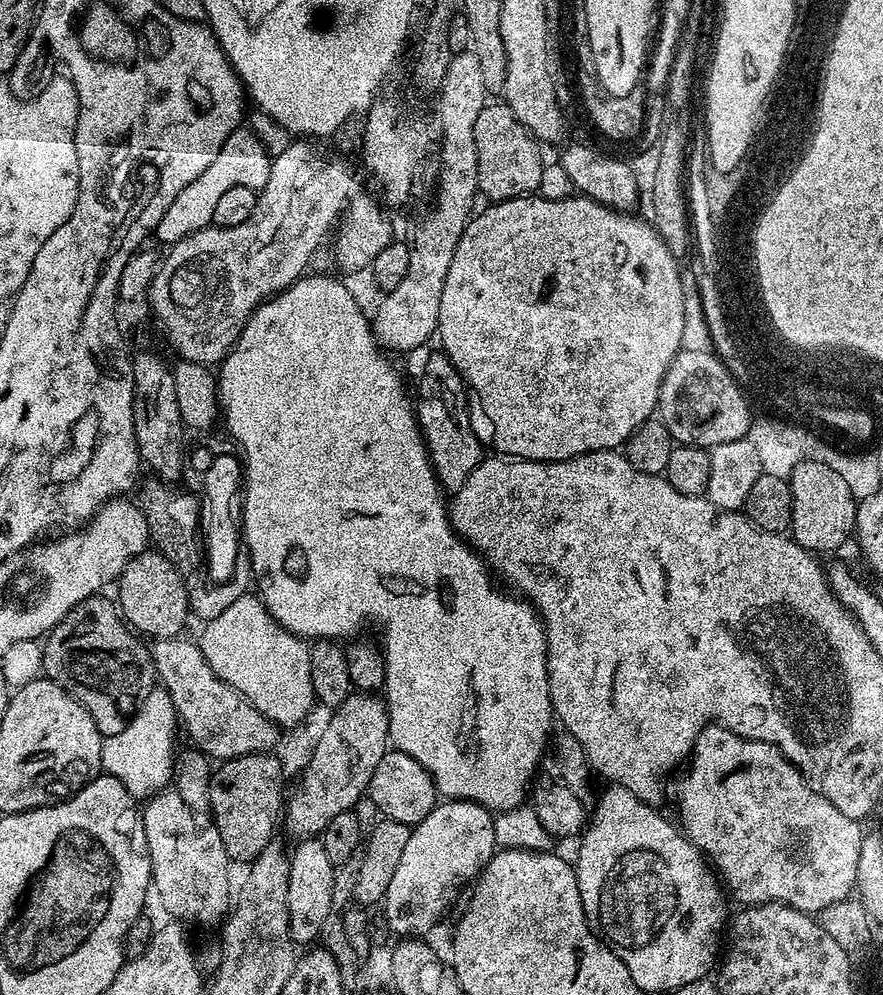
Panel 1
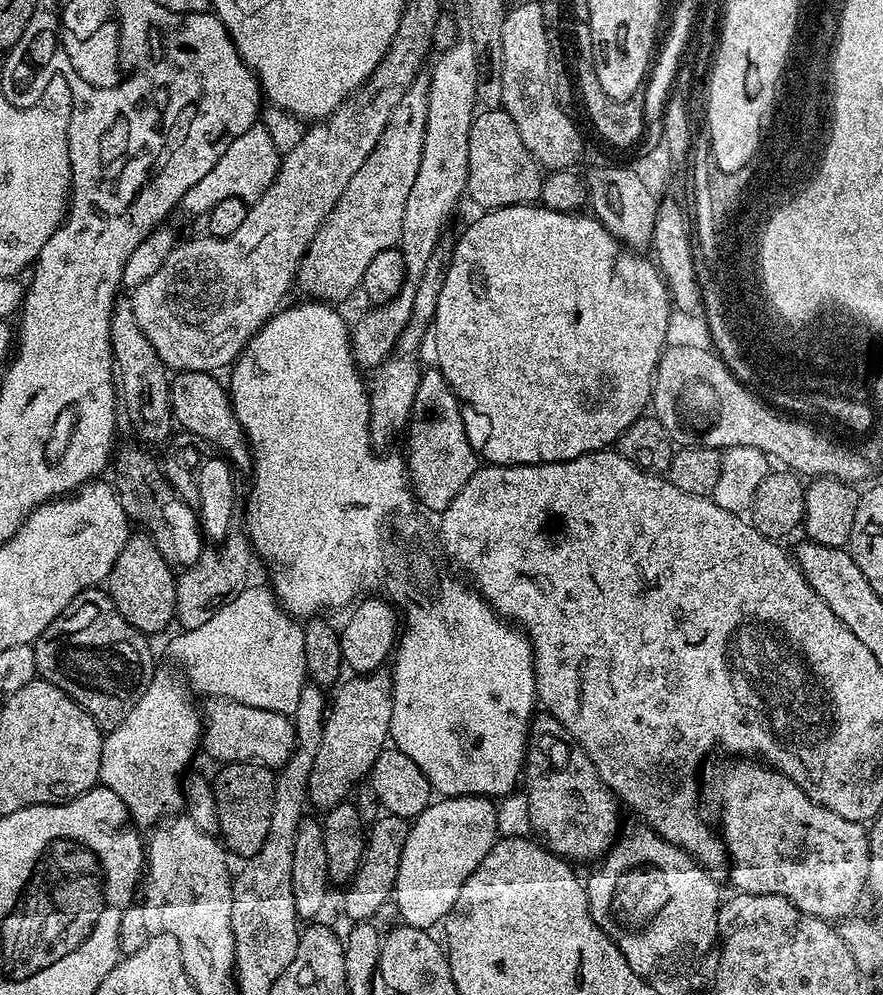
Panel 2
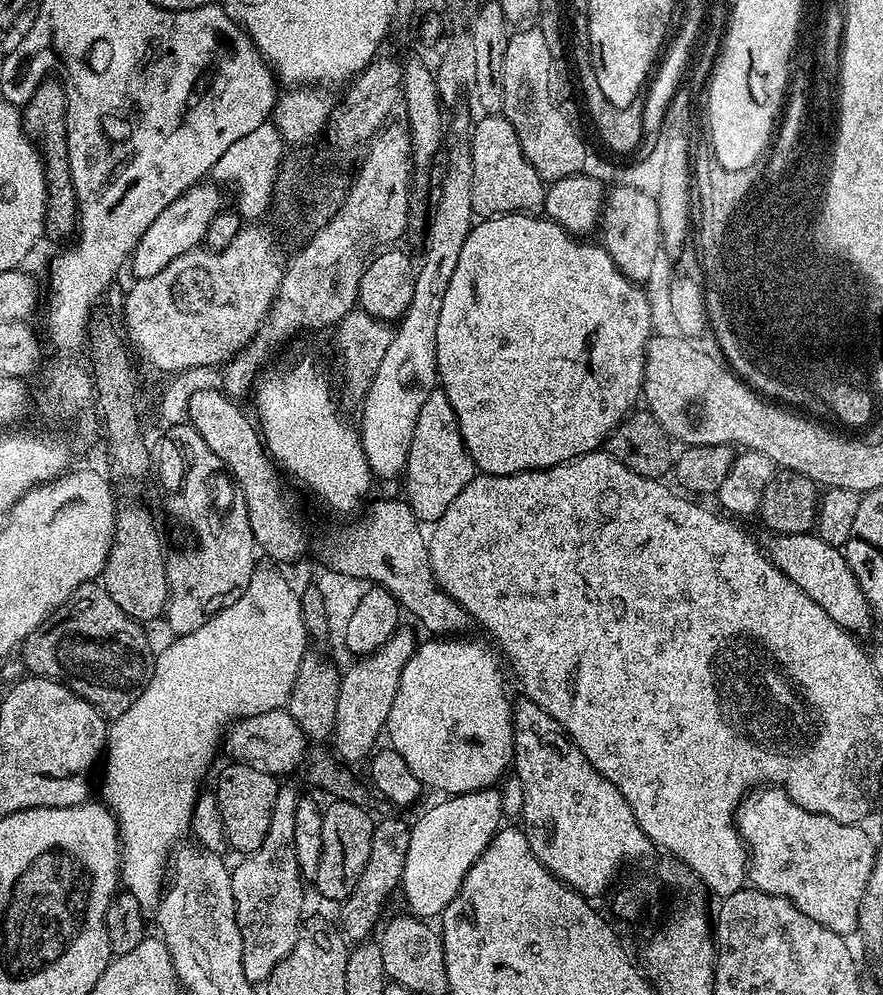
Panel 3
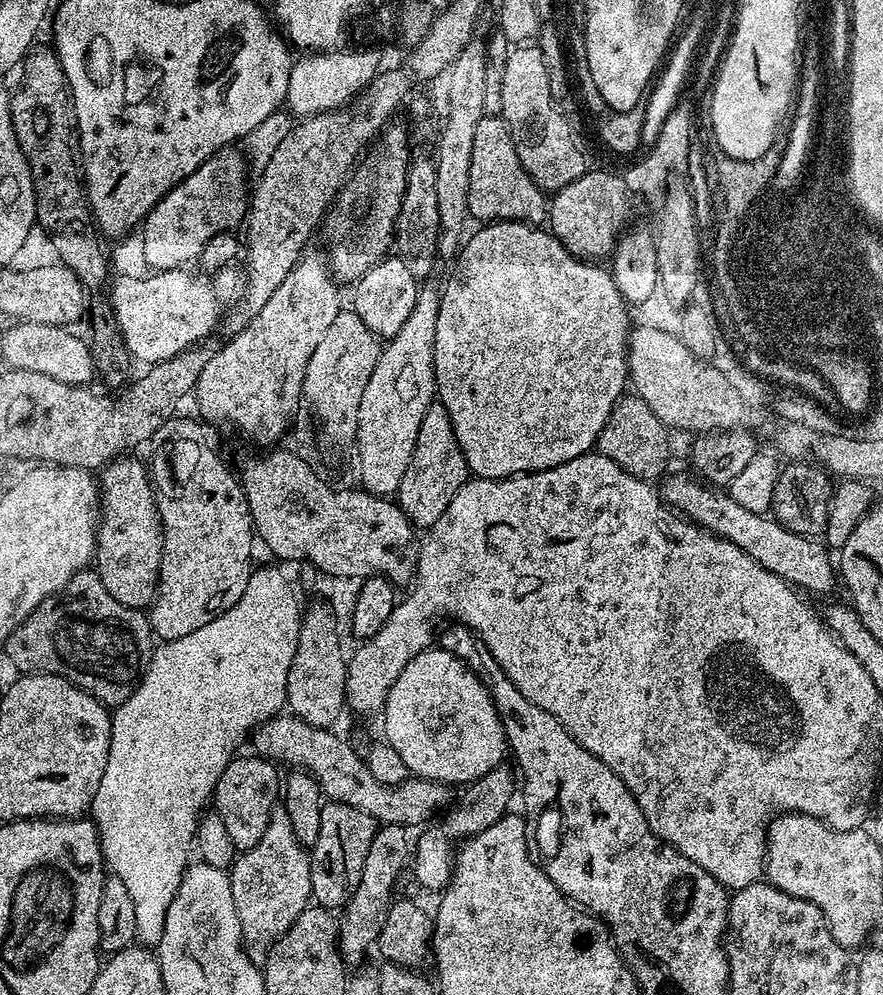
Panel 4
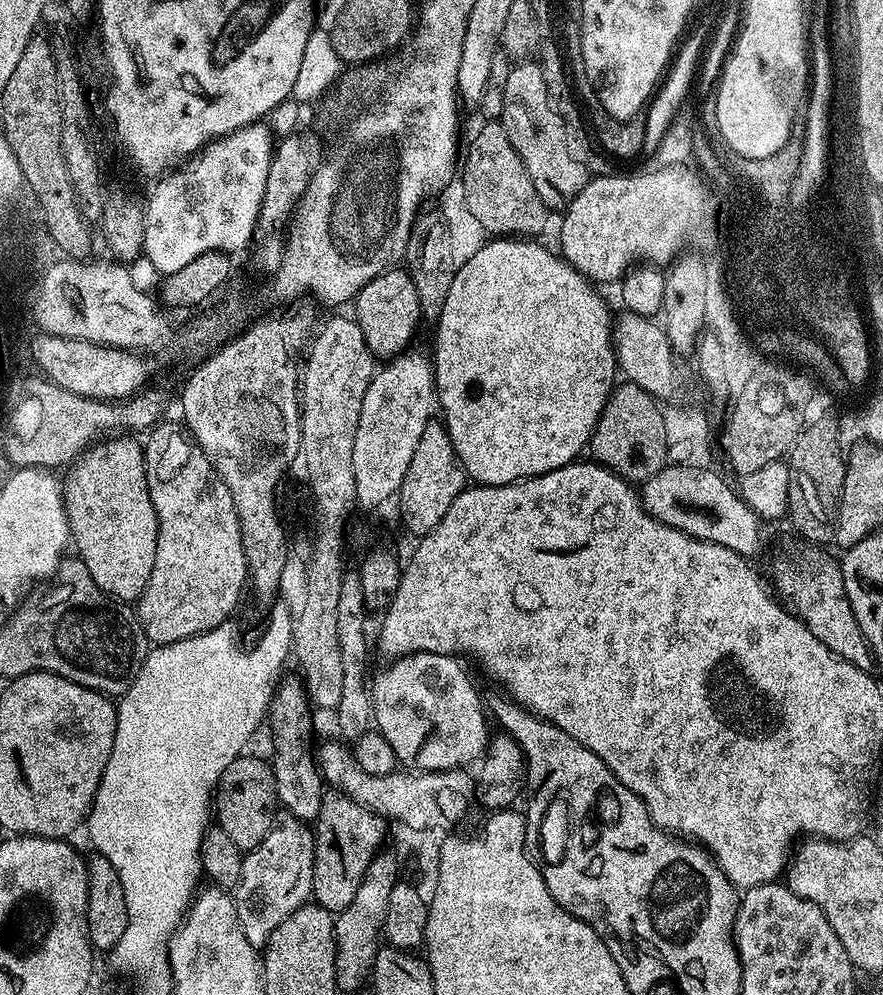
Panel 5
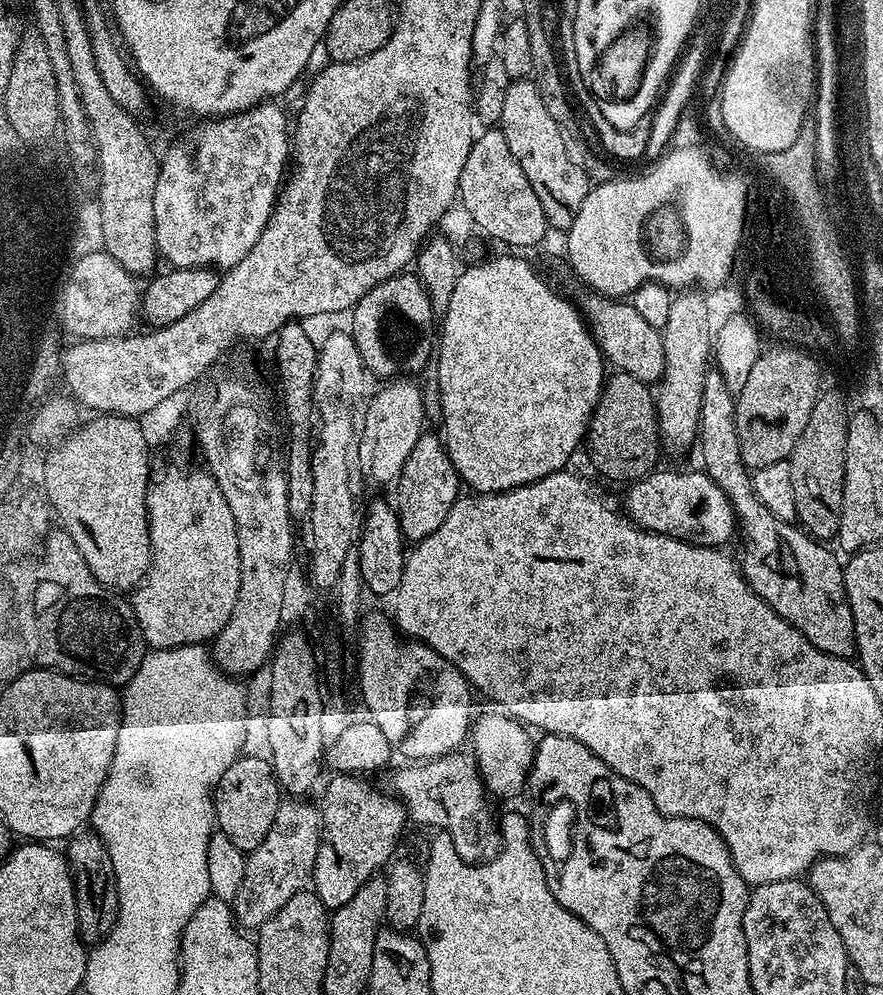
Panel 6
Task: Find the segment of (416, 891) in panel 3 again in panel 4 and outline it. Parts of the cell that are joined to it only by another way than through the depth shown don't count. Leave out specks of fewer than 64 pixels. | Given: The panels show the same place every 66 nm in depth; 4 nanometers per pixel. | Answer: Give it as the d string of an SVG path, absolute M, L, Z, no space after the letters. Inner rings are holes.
M501 766L490 770L482 778L478 778L471 786L463 789L464 797L460 800L457 808L449 807L443 813L444 821L441 824L433 823L425 827L420 836L420 841L414 844L414 868L416 864L416 880L424 888L437 888L443 890L448 886L448 879L452 877L452 866L454 860L455 842L463 842L469 836L476 836L482 830L494 826L503 816L509 815L512 804L512 795L517 795L518 780L512 777L513 769L508 766ZM512 771L512 772L511 772ZM452 808L452 809L451 809ZM436 824L436 825L435 825ZM433 827L433 828L432 828Z

